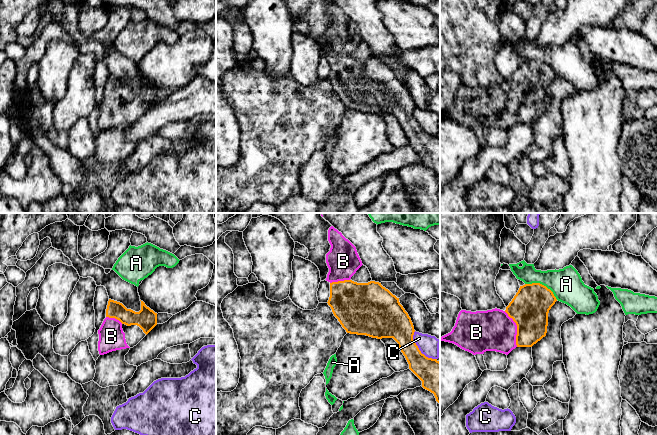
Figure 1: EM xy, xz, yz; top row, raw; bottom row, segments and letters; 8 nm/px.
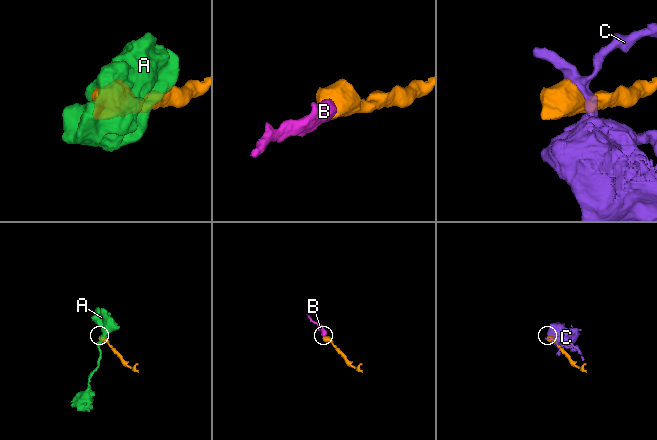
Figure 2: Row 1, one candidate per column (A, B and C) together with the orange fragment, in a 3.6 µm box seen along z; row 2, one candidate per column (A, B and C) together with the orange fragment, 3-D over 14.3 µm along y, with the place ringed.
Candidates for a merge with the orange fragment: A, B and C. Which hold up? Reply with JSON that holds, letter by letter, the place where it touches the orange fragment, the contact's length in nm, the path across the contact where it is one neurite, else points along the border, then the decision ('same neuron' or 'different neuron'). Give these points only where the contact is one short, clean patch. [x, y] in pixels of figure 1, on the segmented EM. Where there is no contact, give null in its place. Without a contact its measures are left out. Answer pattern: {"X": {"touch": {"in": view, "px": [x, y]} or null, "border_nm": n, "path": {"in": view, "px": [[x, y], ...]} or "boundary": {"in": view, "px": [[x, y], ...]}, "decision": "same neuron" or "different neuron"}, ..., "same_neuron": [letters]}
{"A": {"touch": {"in": "yz", "px": [541, 284]}, "border_nm": 300, "decision": "different neuron"}, "B": {"touch": {"in": "yz", "px": [517, 329]}, "border_nm": 300, "path": {"in": "yz", "px": [[529, 308], [525, 321], [517, 329], [493, 330]]}, "decision": "same neuron"}, "C": {"touch": {"in": "xz", "px": [418, 349]}, "border_nm": 300, "decision": "different neuron"}, "same_neuron": ["B"]}

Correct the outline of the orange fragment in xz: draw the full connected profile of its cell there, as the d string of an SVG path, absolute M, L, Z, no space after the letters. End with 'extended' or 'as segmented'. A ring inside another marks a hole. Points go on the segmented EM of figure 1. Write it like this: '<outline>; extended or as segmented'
M331 226L331 245L326 254L330 283L328 305L347 333L372 338L393 338L405 356L409 369L434 394L440 404L440 362L421 353L413 340L414 326L399 302L381 283L357 283L351 277L363 265L356 247Z; extended

